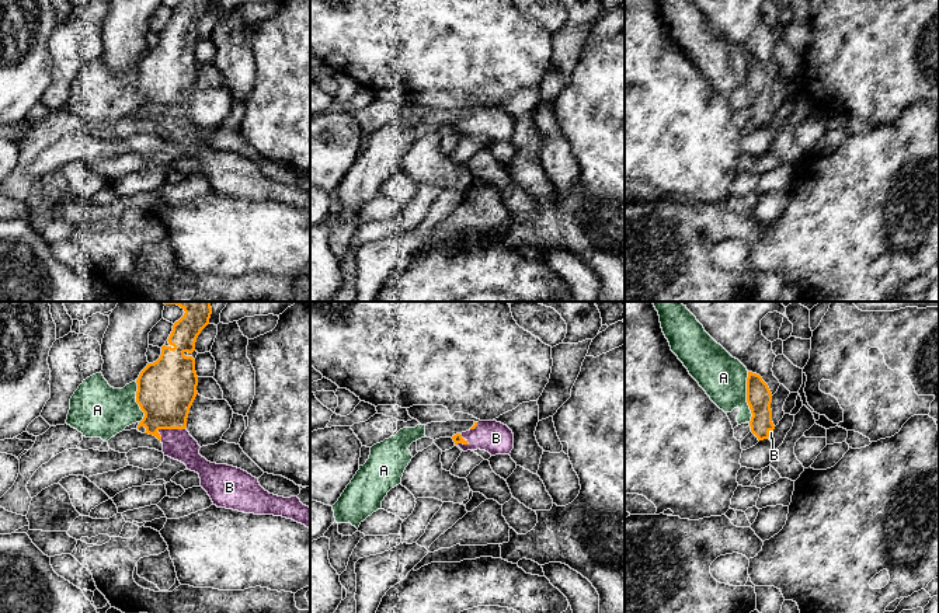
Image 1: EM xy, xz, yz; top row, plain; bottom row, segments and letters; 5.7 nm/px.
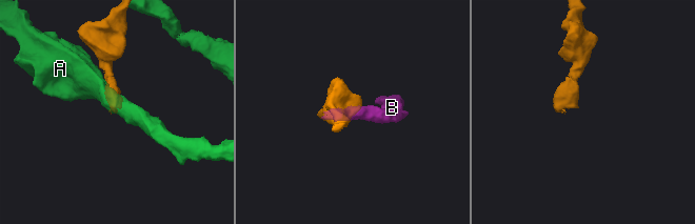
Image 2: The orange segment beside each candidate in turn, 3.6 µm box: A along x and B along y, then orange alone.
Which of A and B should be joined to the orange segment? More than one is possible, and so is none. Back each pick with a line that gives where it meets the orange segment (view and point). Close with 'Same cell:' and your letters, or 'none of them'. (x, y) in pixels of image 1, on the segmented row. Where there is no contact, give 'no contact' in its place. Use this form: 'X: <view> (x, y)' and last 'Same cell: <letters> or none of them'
B: xy (170, 428)
Same cell: B

